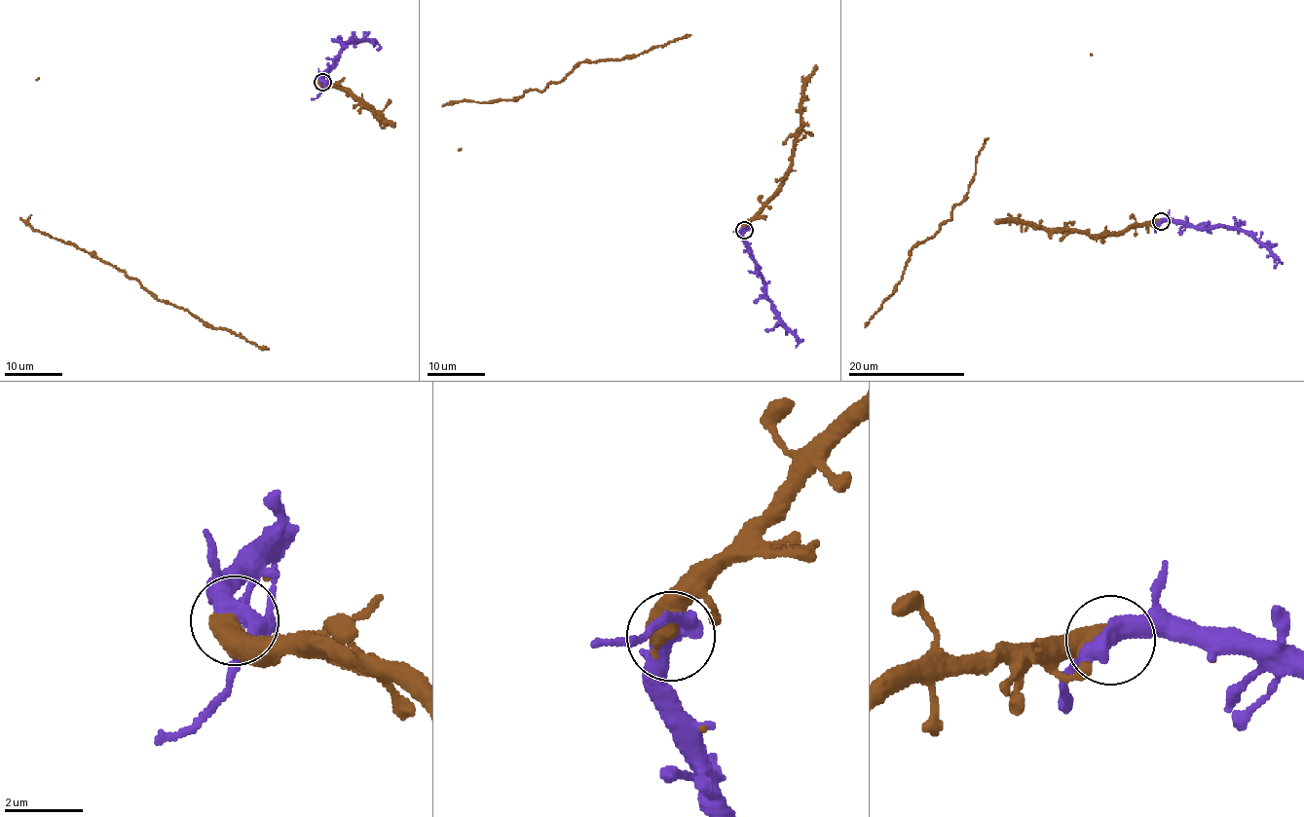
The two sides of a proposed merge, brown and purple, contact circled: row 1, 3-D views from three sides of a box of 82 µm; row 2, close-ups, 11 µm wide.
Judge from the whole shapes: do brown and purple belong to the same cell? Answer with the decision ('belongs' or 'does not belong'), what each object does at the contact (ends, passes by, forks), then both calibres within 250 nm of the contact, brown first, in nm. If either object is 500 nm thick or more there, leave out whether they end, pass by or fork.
belongs; 550 nm thick on the brown side, 480 nm on the other

